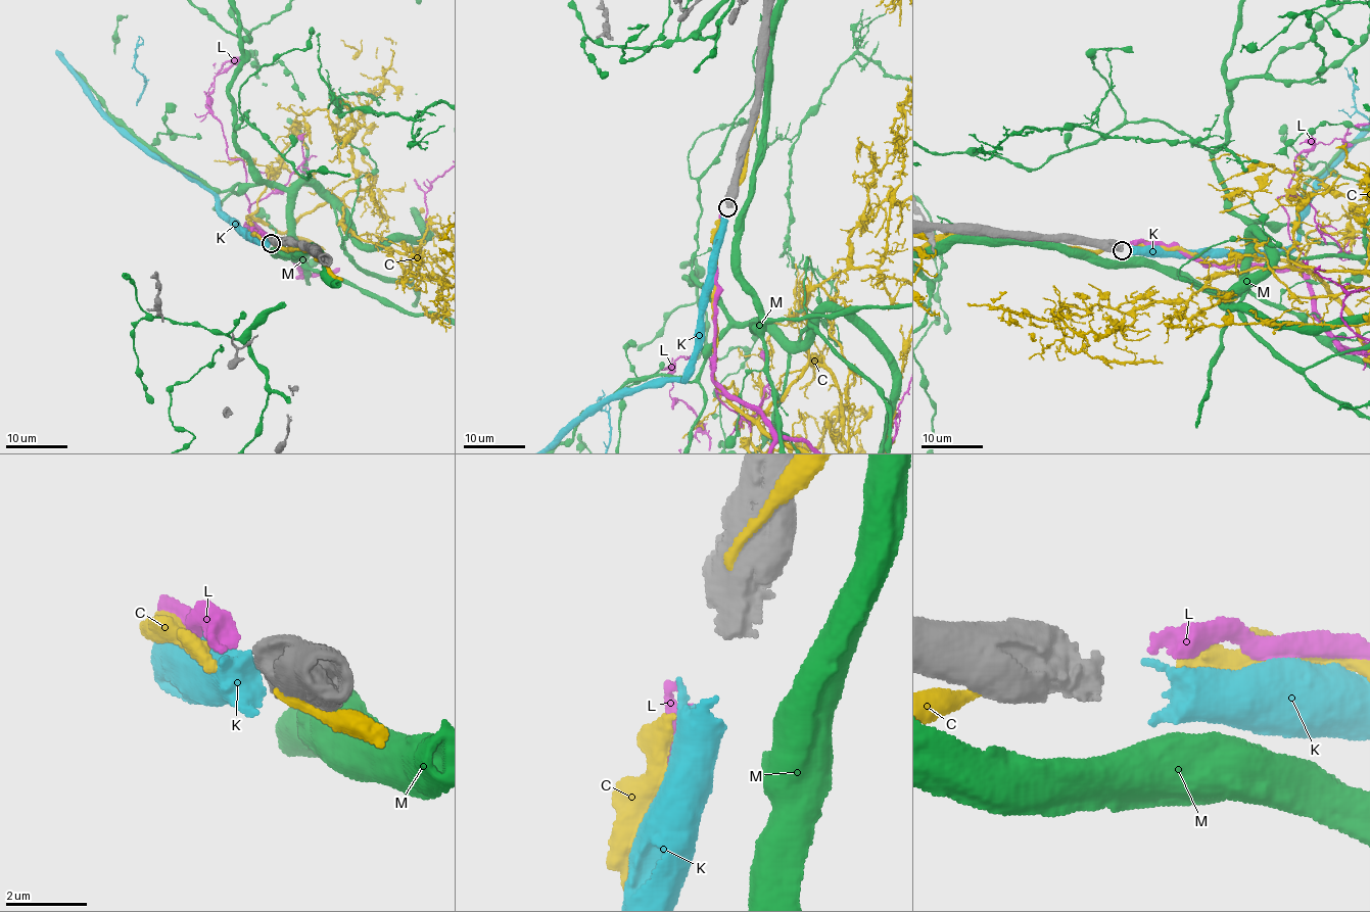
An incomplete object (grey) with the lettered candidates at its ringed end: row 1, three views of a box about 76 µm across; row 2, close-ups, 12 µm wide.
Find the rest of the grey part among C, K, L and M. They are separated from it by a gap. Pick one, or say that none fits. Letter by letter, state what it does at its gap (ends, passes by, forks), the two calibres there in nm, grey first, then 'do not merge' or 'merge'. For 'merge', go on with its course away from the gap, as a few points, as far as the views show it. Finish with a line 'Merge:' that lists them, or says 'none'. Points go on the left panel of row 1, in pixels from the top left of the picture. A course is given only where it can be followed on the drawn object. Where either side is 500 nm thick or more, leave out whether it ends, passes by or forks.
C: 600/200 nm | do not merge
K: 600/360 nm | merge
L: 600/280 nm | do not merge
M: 600/750 nm | do not merge
Merge: K

